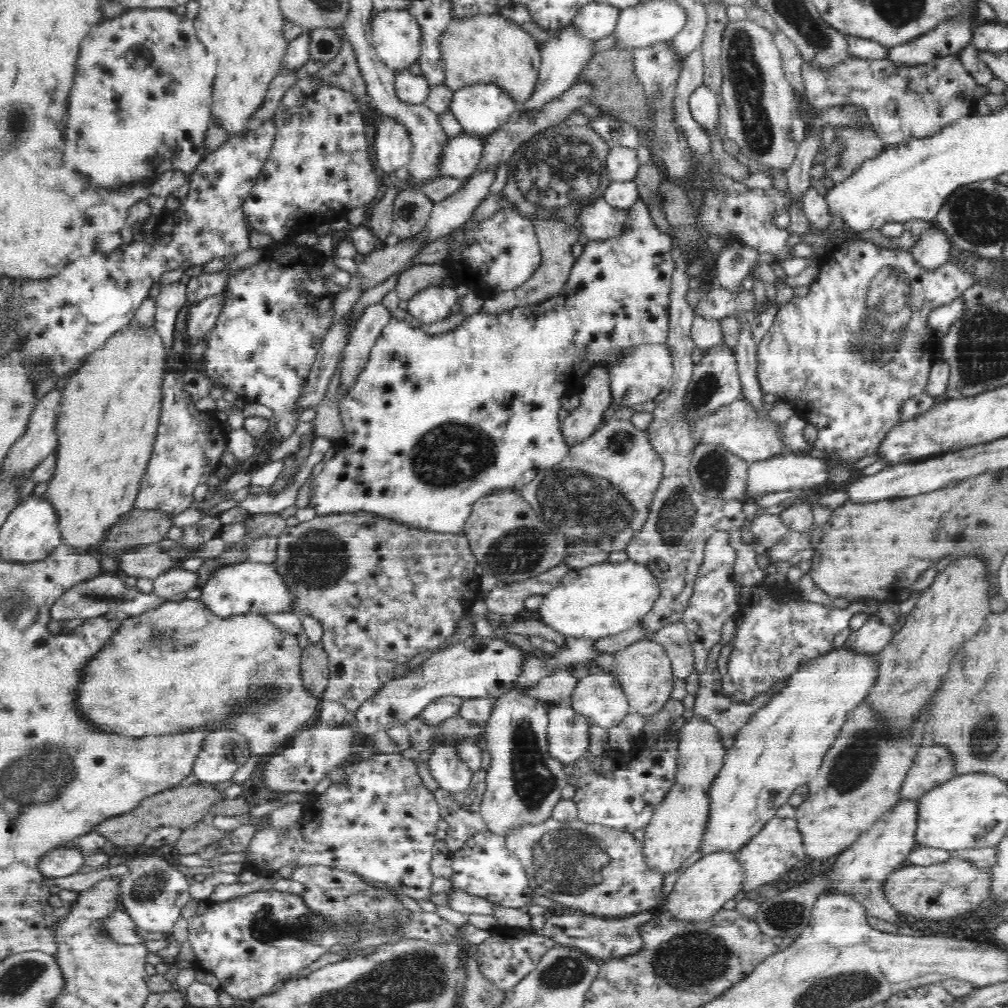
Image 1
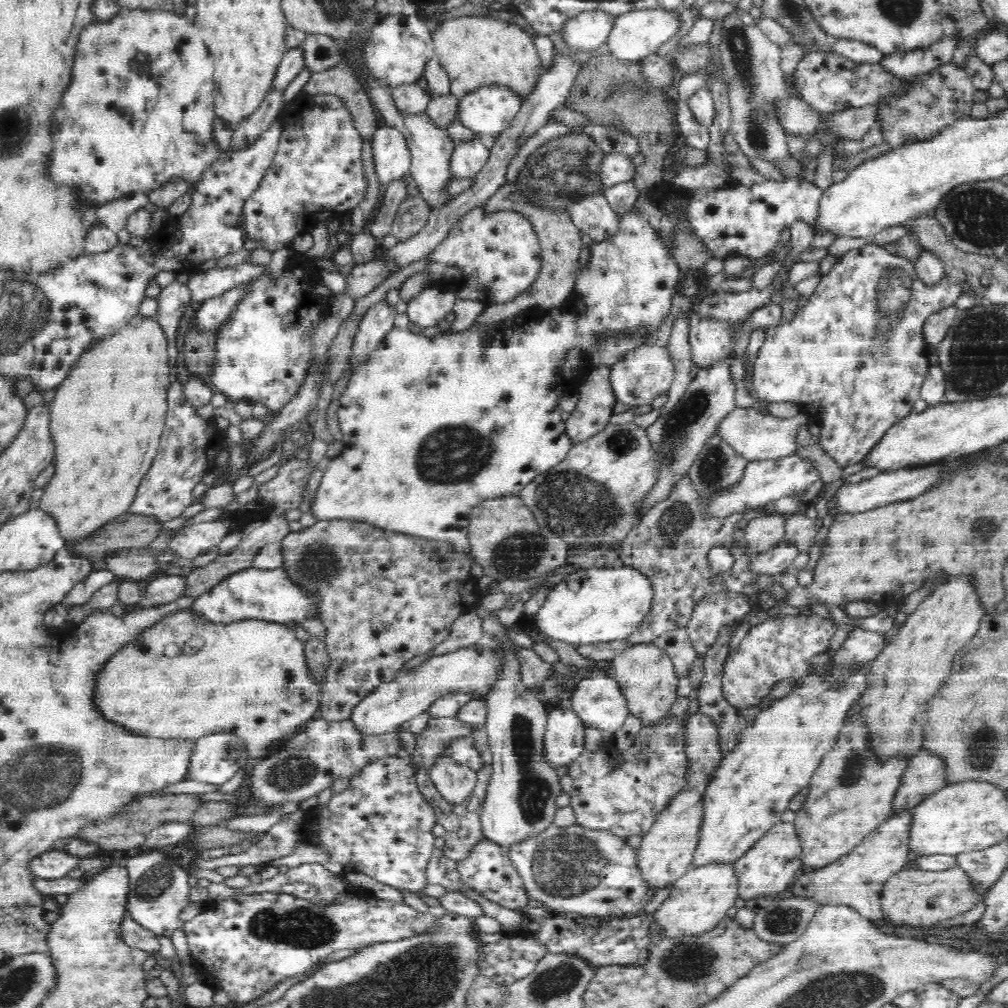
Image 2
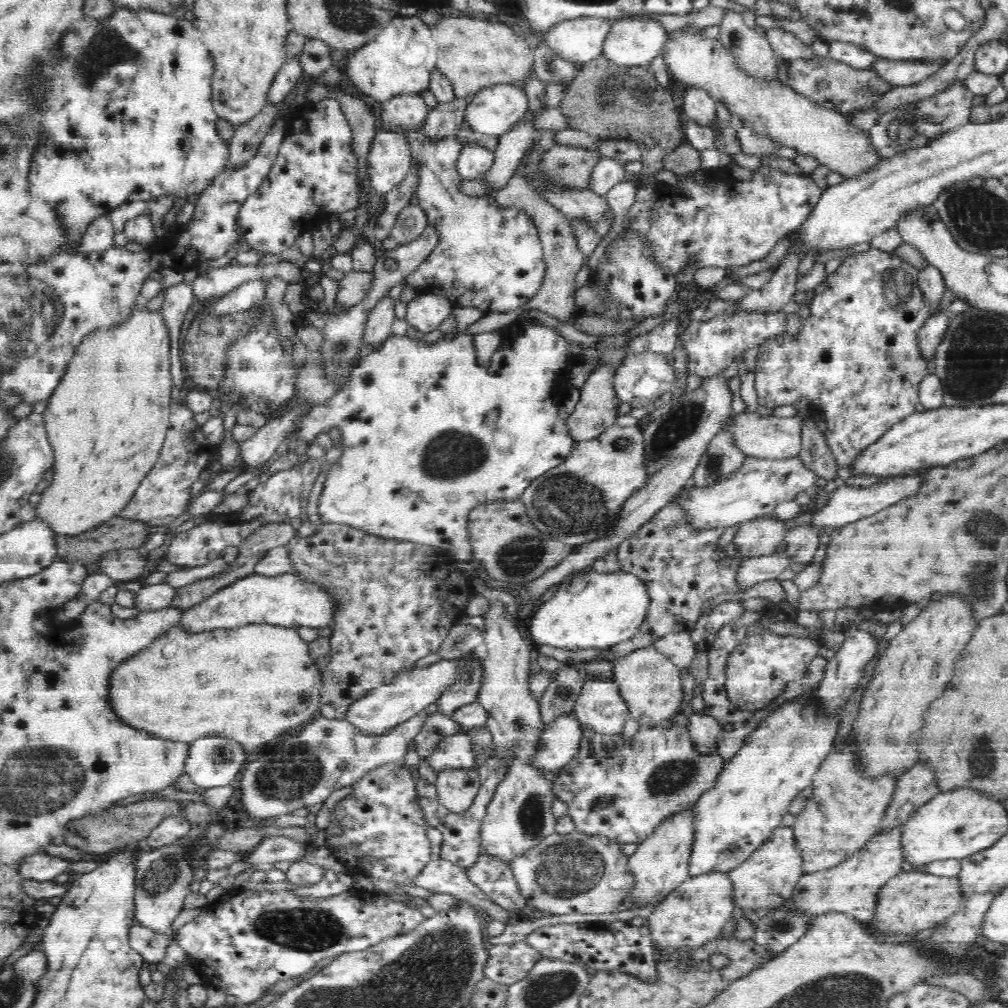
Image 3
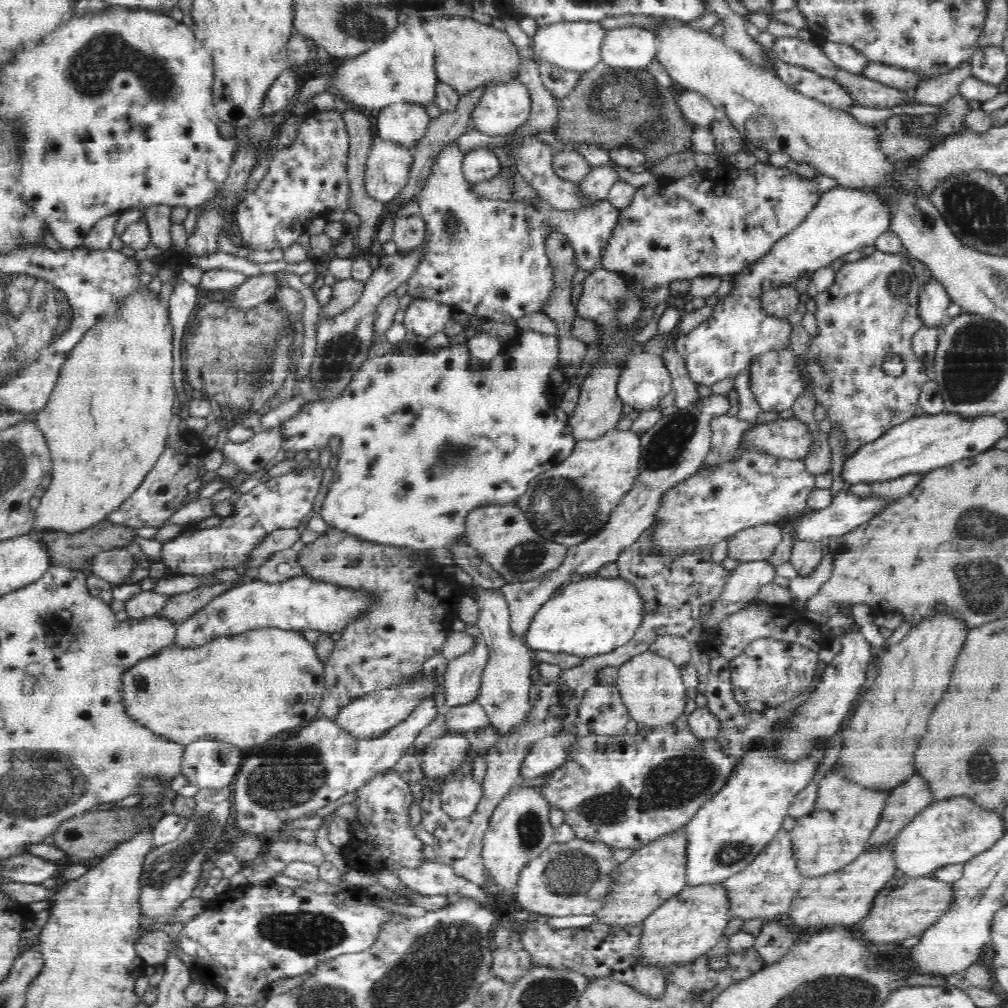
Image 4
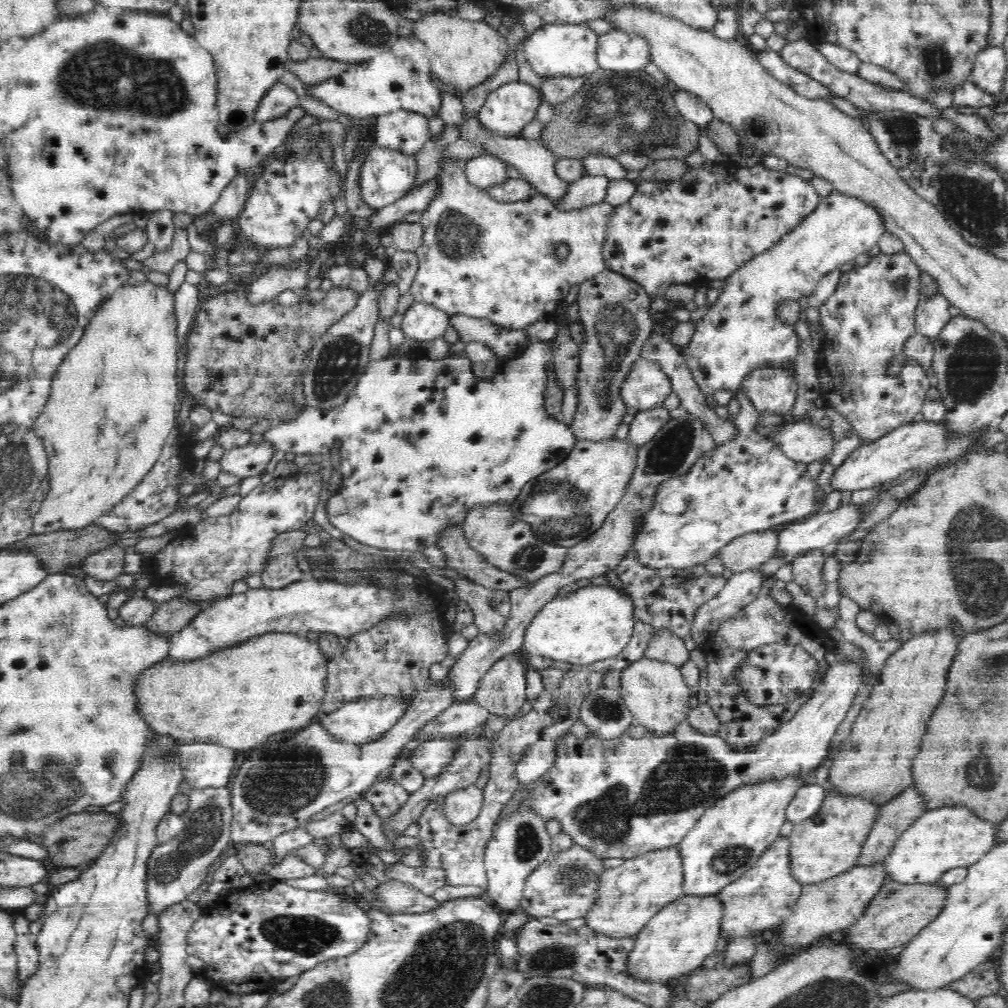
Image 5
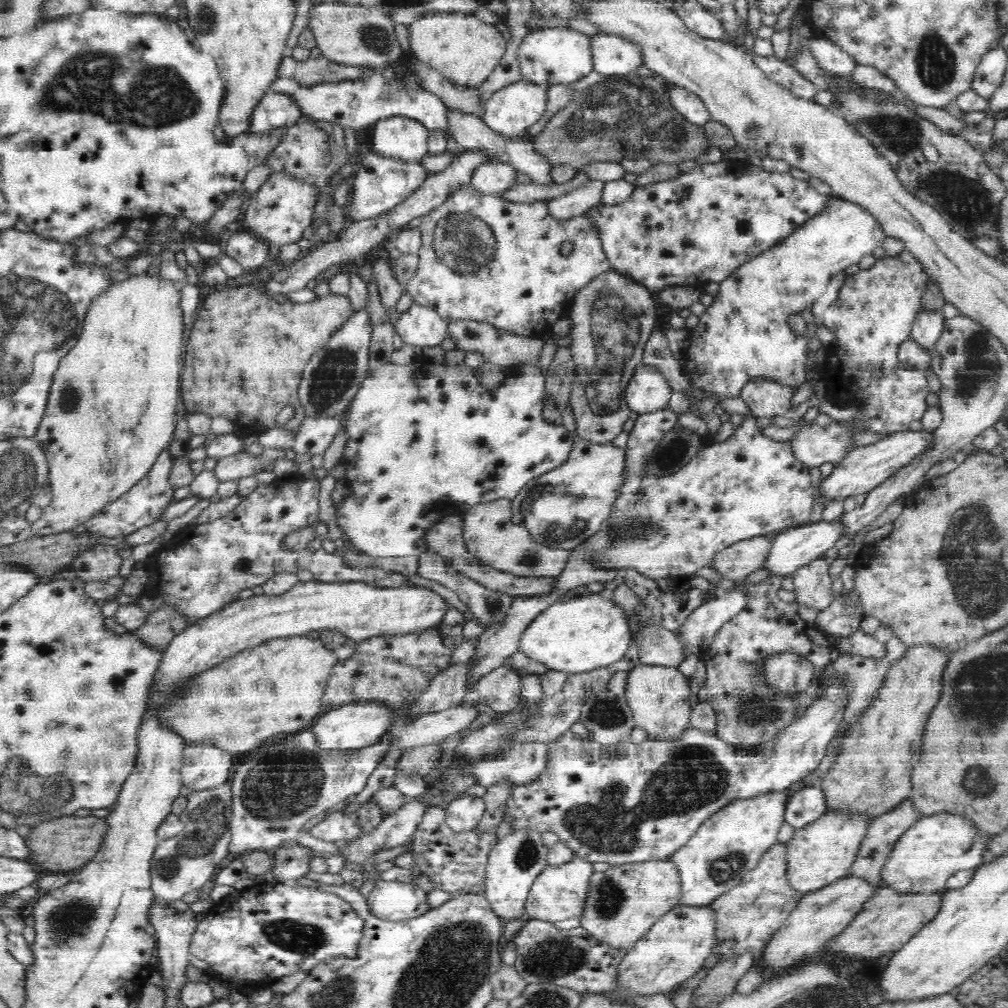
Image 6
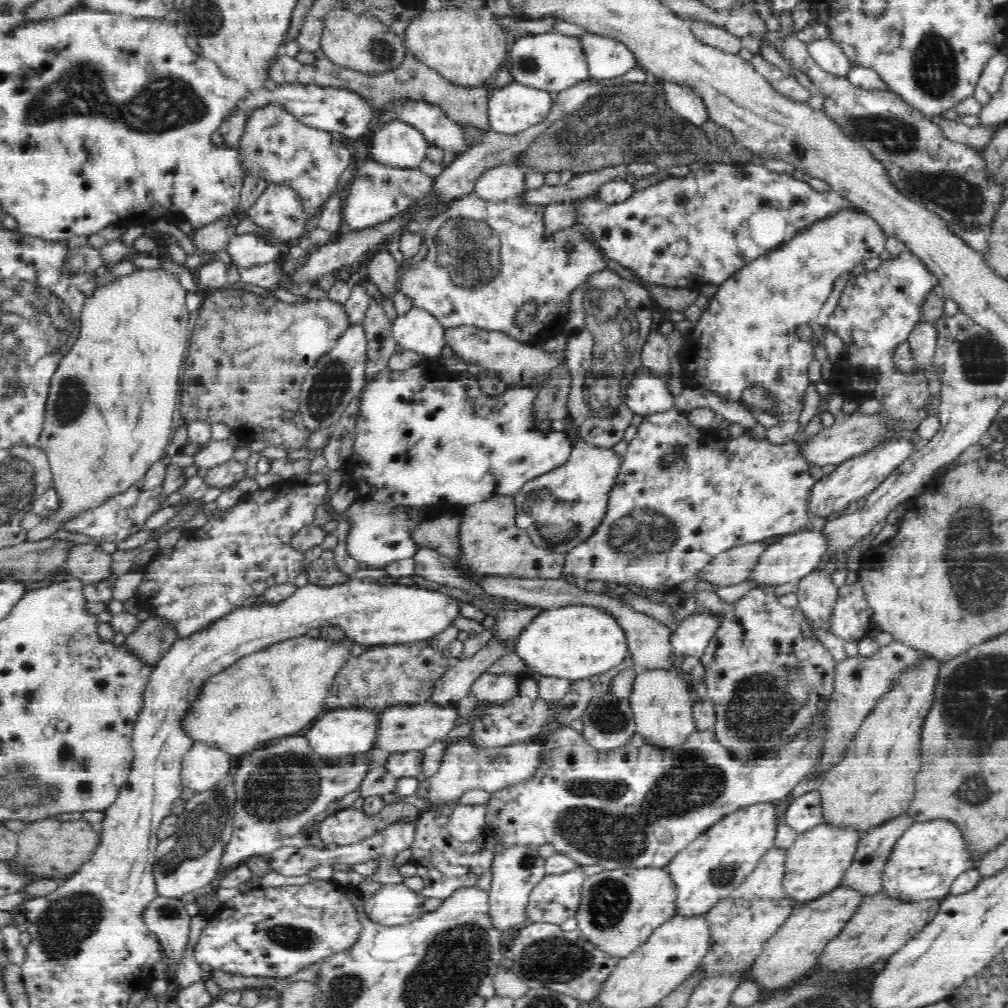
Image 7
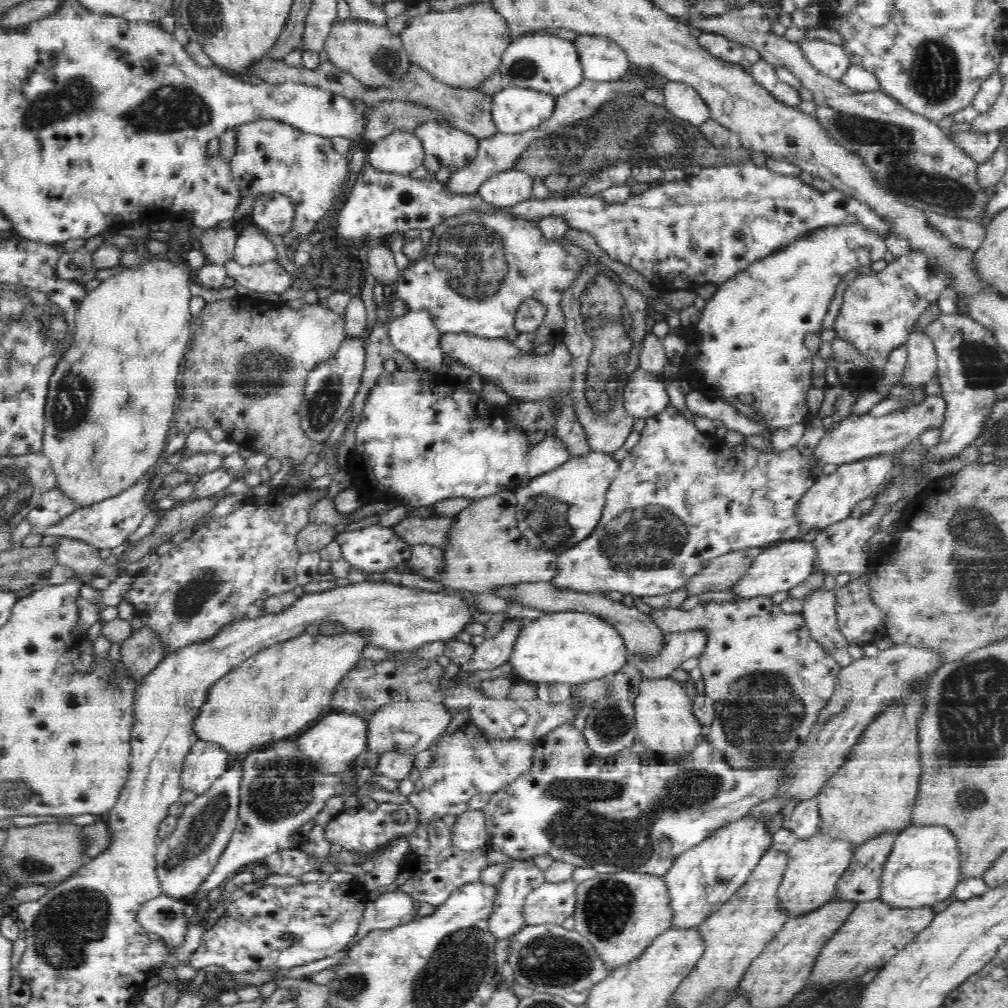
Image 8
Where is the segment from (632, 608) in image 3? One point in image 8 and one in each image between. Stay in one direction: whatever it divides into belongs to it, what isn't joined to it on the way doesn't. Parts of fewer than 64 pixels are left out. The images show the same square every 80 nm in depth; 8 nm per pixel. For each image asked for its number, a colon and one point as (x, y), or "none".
4: (592, 617)
5: (592, 624)
6: (583, 634)
7: (572, 643)
8: (571, 648)

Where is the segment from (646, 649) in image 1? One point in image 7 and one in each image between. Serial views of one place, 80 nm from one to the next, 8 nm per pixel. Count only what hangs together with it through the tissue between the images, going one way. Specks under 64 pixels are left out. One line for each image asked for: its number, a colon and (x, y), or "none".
2: (647, 677)
3: (649, 682)
4: (651, 687)
5: (656, 693)
6: (659, 697)
7: (662, 708)

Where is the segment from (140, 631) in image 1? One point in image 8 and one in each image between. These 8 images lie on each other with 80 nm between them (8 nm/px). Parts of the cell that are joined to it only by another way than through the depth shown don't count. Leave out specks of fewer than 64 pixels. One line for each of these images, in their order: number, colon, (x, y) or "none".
2: (186, 679)
3: (250, 685)
4: (242, 690)
5: (237, 699)
6: (276, 688)
7: (278, 691)
8: (285, 688)

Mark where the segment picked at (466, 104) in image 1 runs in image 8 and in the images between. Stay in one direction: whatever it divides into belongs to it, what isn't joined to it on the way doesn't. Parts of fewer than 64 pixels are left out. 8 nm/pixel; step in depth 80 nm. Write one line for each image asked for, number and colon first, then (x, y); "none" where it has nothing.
2: (490, 110)
3: (492, 111)
4: (506, 107)
5: (508, 109)
6: (514, 108)
7: (514, 107)
8: (515, 110)

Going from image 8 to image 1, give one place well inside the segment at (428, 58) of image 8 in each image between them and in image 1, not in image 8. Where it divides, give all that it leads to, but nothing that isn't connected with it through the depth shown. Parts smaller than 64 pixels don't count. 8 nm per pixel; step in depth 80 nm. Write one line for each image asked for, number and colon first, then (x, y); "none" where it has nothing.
1: (483, 48)
2: (475, 52)
3: (473, 54)
4: (468, 53)
5: (464, 53)
6: (465, 50)
7: (463, 46)

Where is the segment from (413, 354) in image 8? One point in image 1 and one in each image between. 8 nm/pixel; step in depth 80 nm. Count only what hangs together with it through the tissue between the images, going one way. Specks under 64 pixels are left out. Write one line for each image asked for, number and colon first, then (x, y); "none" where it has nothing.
1: (433, 304)
2: (427, 309)
3: (426, 313)
4: (425, 318)
5: (422, 322)
6: (420, 326)
7: (417, 331)

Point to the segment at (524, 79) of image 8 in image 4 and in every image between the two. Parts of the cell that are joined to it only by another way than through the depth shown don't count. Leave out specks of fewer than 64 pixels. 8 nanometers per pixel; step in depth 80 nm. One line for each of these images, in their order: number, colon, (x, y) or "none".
4: (575, 46)
5: (553, 51)
6: (551, 57)
7: (552, 62)

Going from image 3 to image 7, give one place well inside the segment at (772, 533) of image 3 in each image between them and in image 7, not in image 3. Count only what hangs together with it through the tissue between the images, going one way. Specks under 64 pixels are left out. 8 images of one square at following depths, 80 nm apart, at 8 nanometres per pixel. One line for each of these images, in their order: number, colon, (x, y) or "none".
4: (755, 544)
5: (749, 552)
6: (735, 563)
7: (731, 567)

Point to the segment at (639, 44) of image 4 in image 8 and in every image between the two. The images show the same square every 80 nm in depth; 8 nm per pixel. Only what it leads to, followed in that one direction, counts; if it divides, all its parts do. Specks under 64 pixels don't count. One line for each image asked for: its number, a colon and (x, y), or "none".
5: (618, 53)
6: (612, 56)
7: (605, 58)
8: (601, 60)

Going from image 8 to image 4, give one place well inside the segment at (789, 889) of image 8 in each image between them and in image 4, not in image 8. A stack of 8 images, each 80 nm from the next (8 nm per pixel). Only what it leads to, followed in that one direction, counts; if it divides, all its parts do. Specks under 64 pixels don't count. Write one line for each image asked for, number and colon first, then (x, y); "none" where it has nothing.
4: (828, 840)
5: (827, 845)
6: (819, 855)
7: (816, 862)

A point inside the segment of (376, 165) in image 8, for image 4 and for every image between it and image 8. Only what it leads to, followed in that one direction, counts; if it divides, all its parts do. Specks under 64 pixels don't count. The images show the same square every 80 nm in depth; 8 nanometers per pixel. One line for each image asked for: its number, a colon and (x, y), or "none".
4: (402, 124)
5: (407, 134)
6: (396, 138)
7: (398, 145)

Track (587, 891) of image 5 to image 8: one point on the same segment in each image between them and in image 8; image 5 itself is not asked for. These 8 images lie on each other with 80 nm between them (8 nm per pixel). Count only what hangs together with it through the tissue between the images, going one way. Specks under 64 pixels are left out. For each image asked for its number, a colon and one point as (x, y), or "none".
6: (559, 893)
7: (556, 898)
8: (549, 904)

